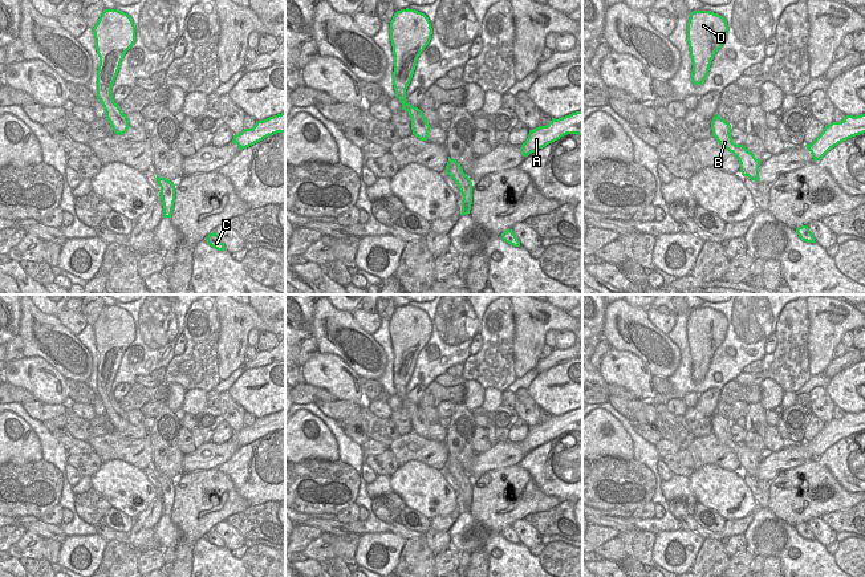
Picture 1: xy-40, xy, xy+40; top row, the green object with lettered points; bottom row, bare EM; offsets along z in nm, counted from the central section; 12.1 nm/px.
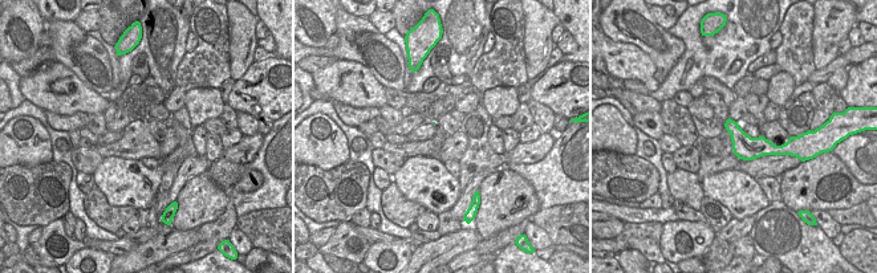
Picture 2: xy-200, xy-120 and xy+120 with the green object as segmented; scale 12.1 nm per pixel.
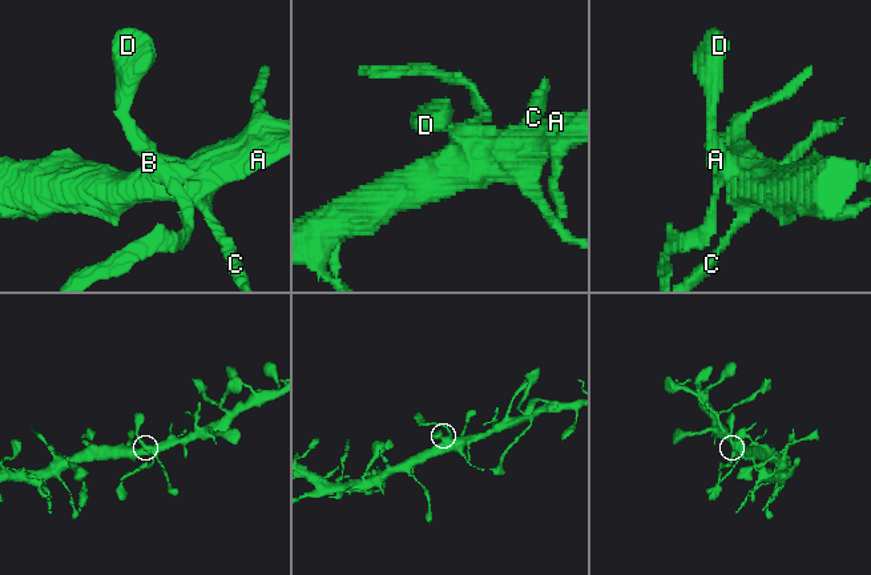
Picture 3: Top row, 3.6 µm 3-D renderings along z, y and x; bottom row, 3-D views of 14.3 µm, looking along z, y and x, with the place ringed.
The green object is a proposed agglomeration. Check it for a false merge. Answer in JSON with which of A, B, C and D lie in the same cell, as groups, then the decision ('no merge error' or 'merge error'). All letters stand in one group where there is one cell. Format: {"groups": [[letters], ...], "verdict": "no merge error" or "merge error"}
{"groups": [["A", "B", "C", "D"]], "verdict": "no merge error"}

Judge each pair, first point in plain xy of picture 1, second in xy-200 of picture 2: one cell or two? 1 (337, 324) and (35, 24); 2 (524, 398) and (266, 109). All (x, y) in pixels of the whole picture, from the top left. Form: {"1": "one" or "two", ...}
{"1": "two", "2": "two"}

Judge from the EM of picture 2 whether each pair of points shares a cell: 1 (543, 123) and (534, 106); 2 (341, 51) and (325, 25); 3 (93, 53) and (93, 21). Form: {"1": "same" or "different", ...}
{"1": "same", "2": "different", "3": "different"}

